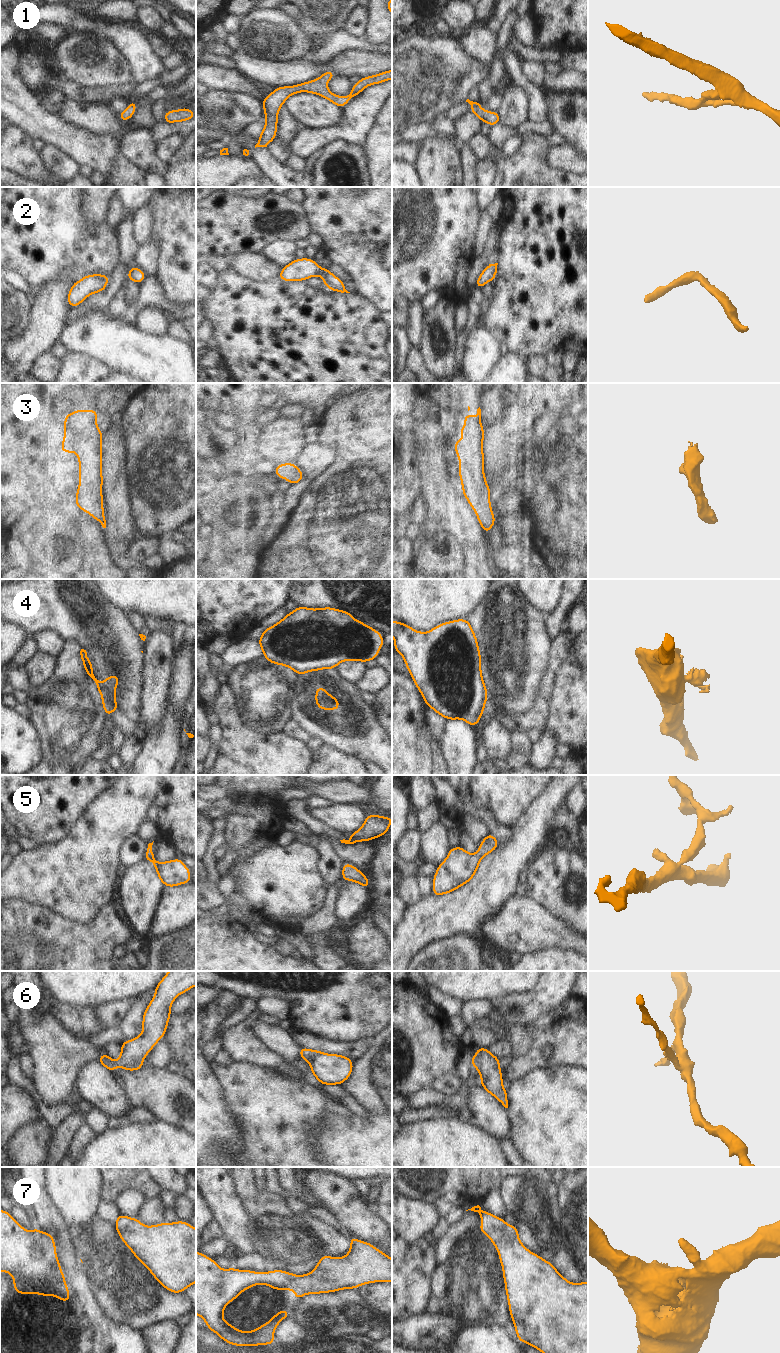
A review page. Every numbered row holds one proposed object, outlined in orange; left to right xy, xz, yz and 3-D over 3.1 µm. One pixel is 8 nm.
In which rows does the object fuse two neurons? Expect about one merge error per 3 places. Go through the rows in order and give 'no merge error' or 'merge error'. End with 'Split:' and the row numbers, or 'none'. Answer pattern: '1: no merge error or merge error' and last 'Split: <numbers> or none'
1: no merge error
2: no merge error
3: no merge error
4: merge error
5: no merge error
6: merge error
7: no merge error
Split: 4, 6

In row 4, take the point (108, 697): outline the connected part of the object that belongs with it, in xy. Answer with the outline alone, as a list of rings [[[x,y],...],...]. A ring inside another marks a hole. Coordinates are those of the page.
[[[81,649],[80,655],[86,674],[89,676],[91,681],[95,683],[98,691],[100,692],[100,695],[102,697],[102,706],[105,711],[105,714],[106,716],[111,717],[113,710],[120,710],[119,705],[115,702],[117,693],[114,692],[114,689],[117,688],[118,686],[114,687],[113,690],[110,691],[105,684],[100,683],[98,681],[100,678],[97,678],[93,674],[93,664],[89,660],[86,650]]]

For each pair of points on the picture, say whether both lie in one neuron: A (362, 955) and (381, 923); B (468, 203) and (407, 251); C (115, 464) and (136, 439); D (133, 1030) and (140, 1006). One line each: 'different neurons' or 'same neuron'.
A: different neurons
B: same neuron
C: different neurons
D: same neuron

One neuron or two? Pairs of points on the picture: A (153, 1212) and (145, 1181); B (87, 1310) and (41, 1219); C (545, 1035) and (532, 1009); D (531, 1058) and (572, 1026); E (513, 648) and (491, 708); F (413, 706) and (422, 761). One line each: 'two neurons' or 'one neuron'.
A: two neurons
B: one neuron
C: two neurons
D: one neuron
E: two neurons
F: one neuron

